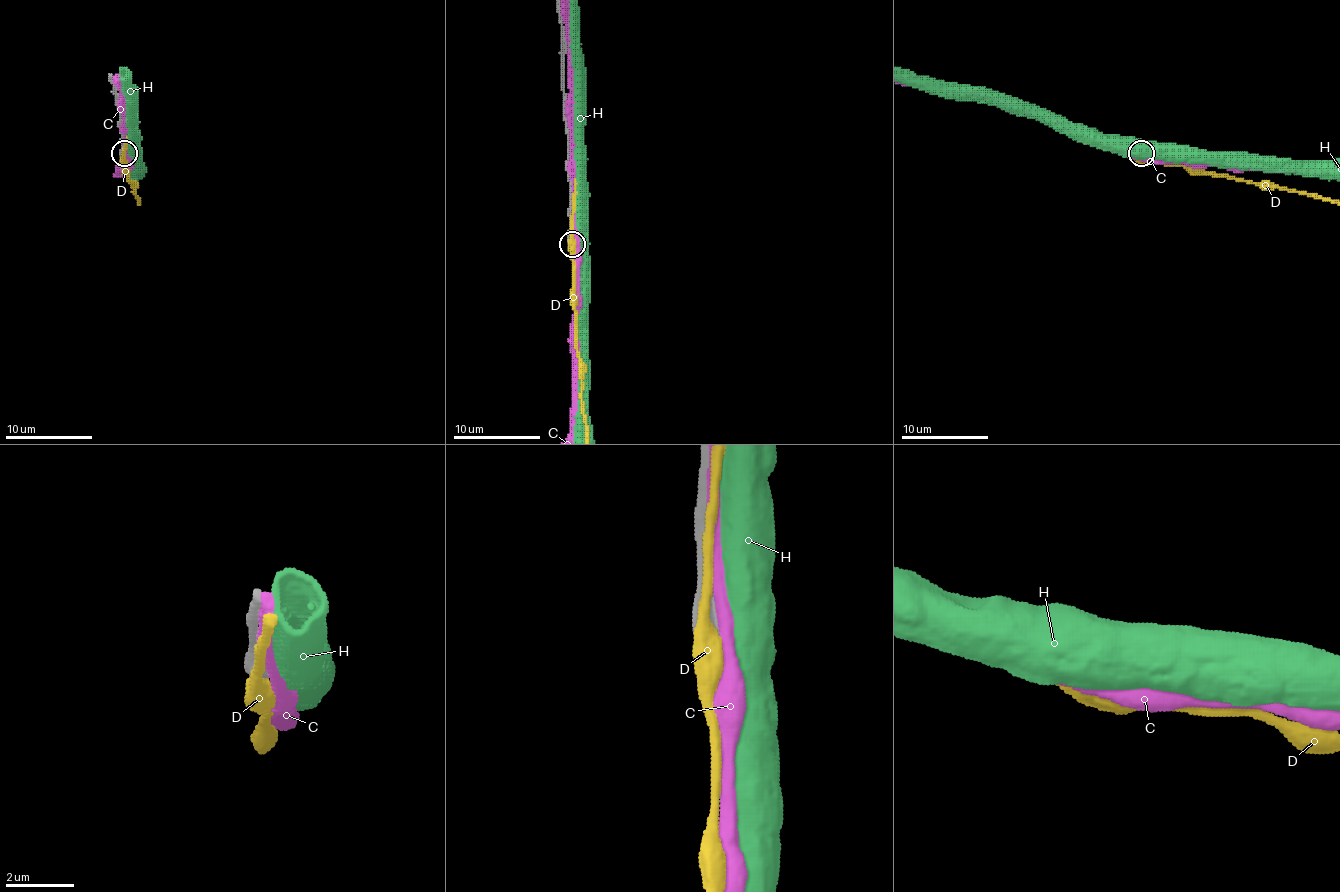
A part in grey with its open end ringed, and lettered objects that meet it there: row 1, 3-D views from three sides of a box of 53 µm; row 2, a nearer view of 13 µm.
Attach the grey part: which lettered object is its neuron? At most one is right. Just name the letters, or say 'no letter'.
no letter

